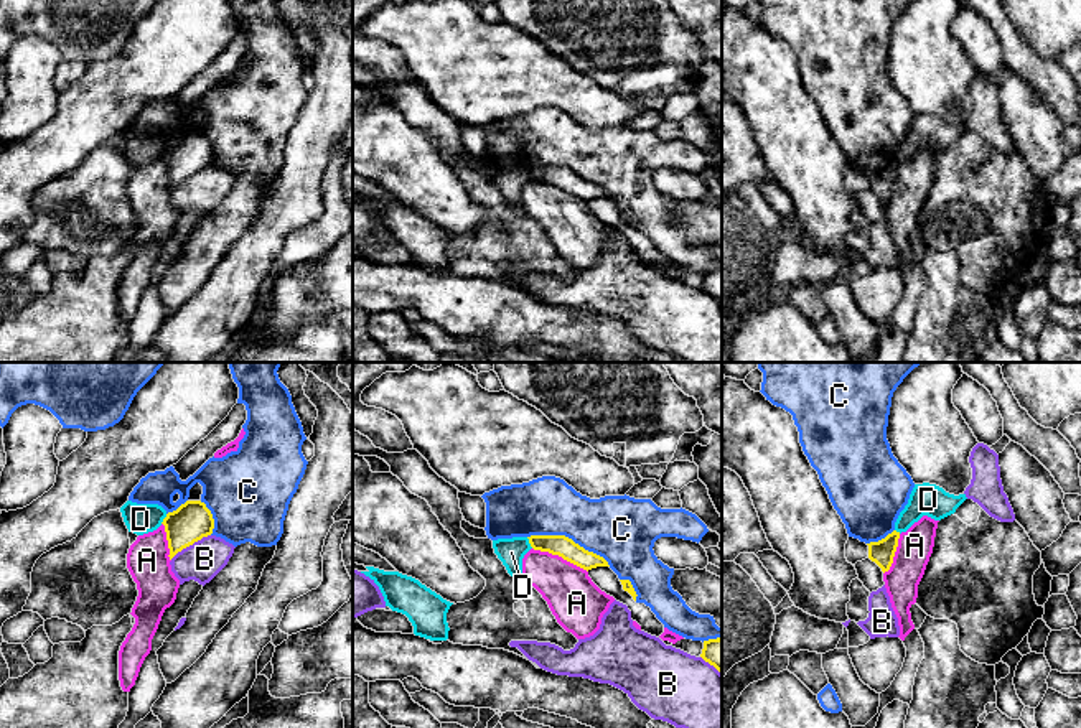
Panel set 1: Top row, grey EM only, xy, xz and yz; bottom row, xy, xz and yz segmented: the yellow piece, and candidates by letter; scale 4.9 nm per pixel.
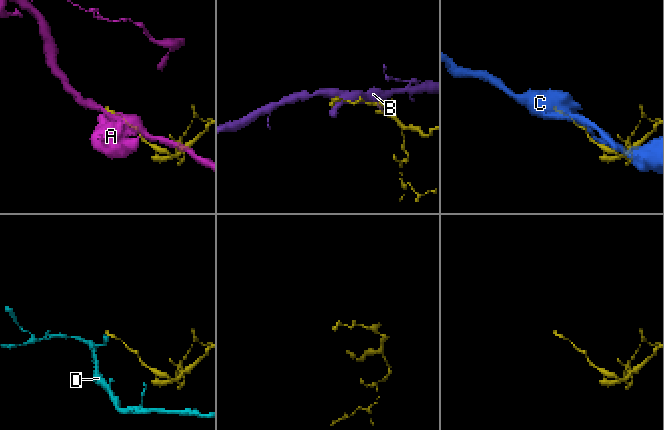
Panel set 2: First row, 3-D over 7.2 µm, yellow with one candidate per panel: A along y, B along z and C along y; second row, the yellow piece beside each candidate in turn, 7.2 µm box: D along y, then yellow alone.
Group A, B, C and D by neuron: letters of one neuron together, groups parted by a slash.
A / B / C / D

